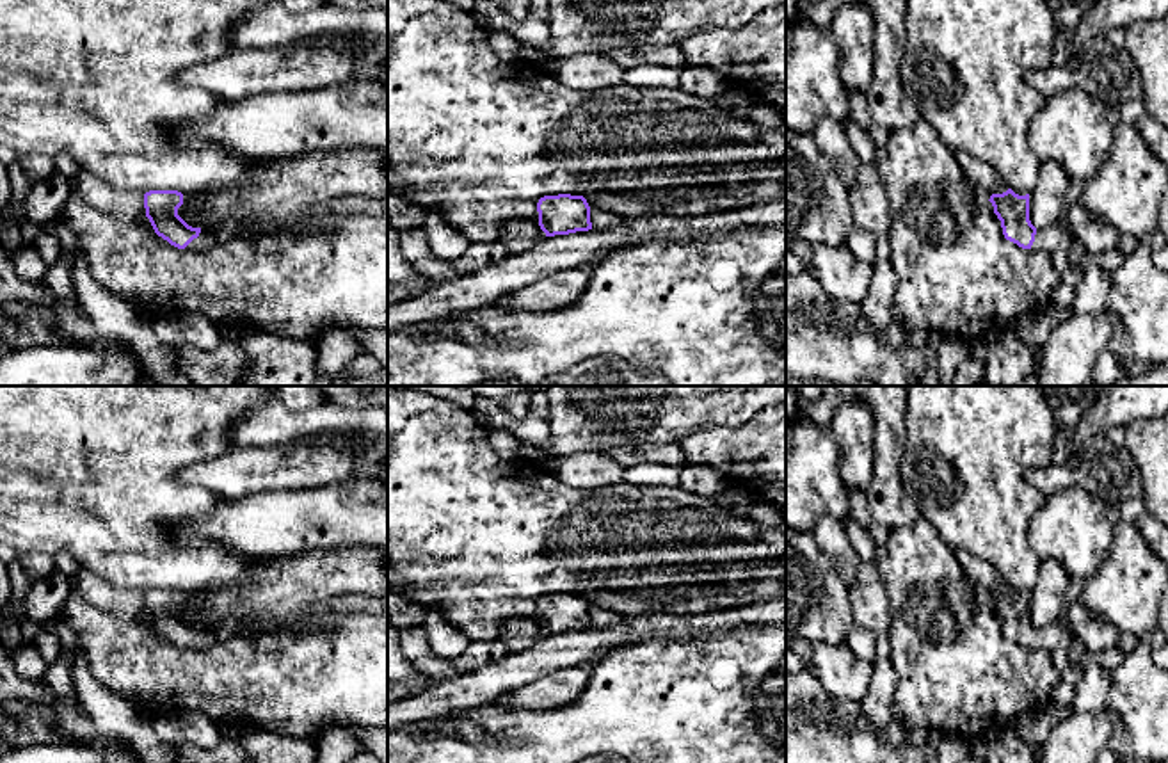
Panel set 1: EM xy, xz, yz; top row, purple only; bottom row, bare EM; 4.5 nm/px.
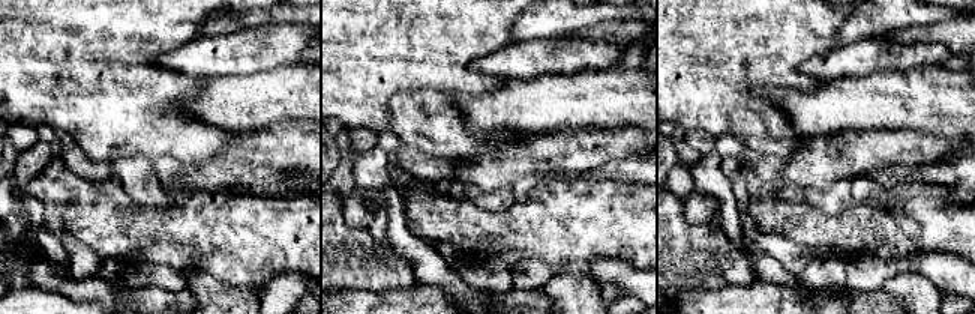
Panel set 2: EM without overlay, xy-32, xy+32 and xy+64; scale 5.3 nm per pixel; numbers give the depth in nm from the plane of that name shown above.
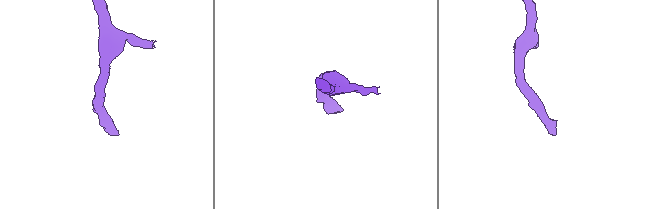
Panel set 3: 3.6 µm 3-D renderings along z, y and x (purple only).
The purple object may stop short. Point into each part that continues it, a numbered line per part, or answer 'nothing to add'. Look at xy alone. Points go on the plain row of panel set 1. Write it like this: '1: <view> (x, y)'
1: xy (207, 639)

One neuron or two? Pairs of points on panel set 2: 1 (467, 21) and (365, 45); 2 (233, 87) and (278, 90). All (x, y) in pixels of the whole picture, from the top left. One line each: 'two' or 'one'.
1: one
2: one

